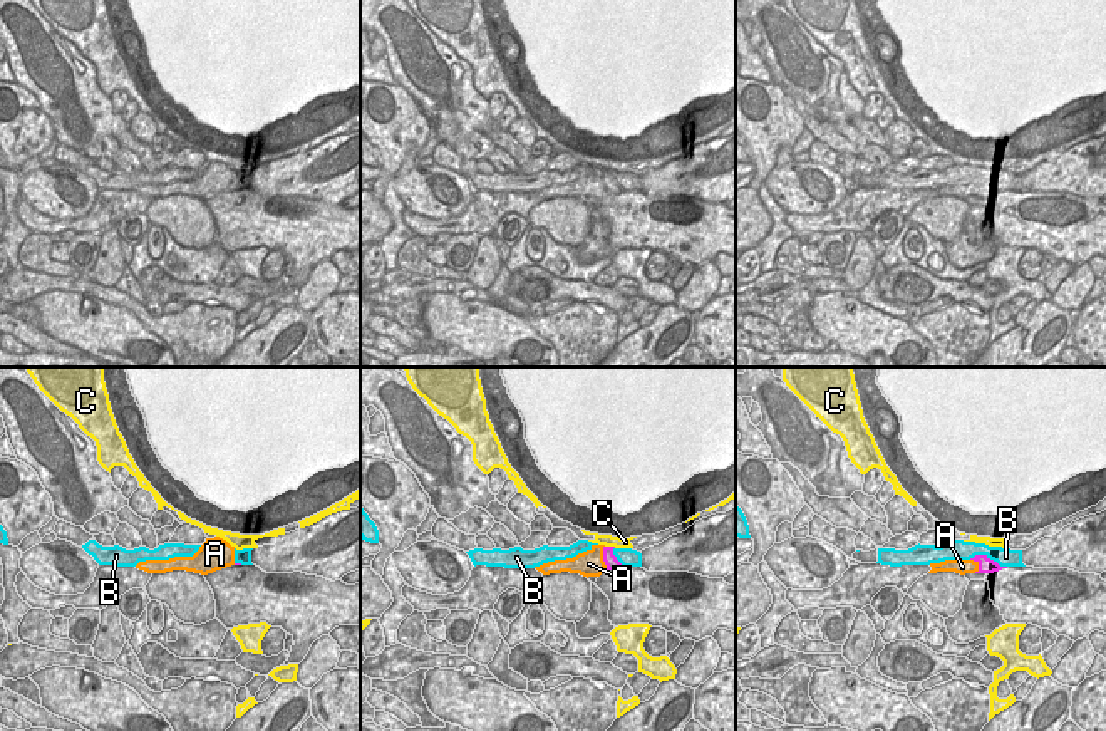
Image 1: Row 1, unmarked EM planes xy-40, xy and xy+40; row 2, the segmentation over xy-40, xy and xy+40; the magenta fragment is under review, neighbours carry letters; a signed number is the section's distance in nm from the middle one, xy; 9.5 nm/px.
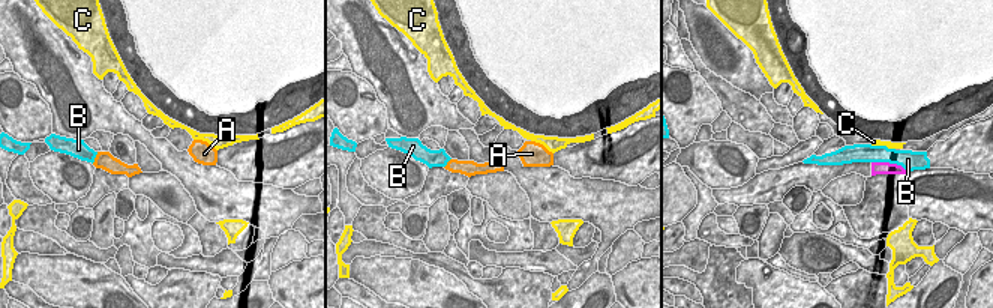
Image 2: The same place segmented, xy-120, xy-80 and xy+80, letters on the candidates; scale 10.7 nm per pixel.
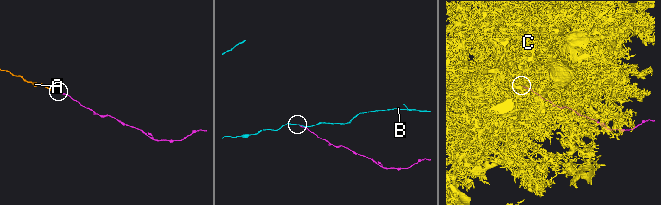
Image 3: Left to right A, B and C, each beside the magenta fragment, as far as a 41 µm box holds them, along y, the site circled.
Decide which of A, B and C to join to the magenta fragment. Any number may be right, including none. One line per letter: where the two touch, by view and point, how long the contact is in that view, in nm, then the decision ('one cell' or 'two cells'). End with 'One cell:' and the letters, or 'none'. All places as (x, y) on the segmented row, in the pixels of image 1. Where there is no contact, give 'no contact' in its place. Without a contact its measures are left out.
A: meets magenta in xy at (604, 557); contact 240 nm long; one cell
B: meets magenta in xy+40 at (986, 555); contact 380 nm long; two cells
C: meets magenta in xy at (610, 547); contact 110 nm long; two cells
One cell: A

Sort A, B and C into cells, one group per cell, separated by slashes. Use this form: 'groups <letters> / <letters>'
groups A / B / C

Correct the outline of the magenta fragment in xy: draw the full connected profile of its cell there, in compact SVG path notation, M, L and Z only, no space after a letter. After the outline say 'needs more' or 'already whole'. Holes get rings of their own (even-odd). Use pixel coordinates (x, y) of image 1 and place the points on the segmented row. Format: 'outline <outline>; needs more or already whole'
outline M592 545L590 550L573 558L548 562L535 568L543 575L570 572L587 578L600 577L607 570L620 570L623 567L613 555L613 548L615 547Z; needs more

